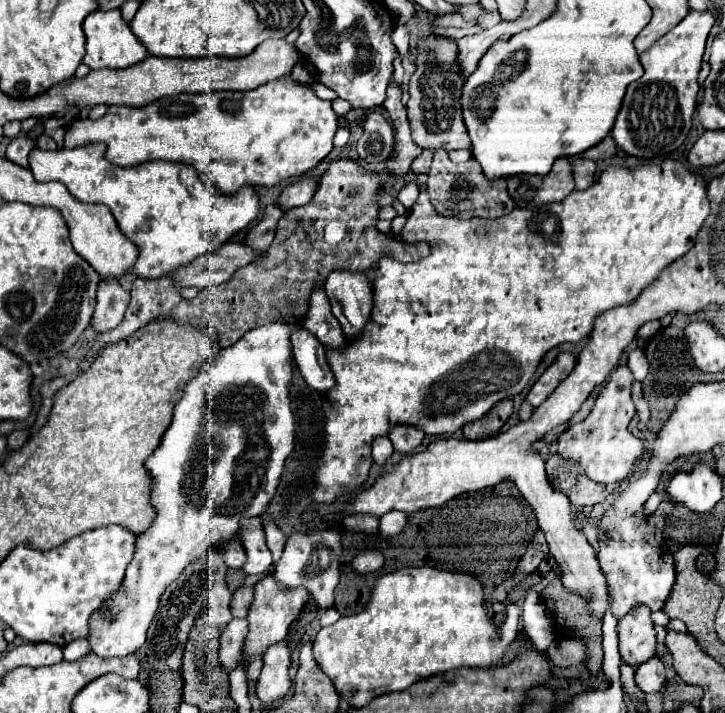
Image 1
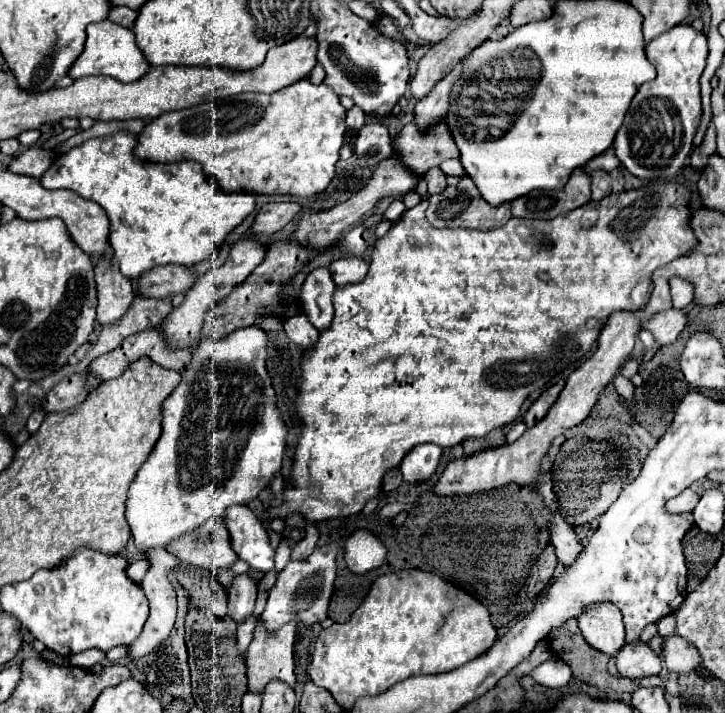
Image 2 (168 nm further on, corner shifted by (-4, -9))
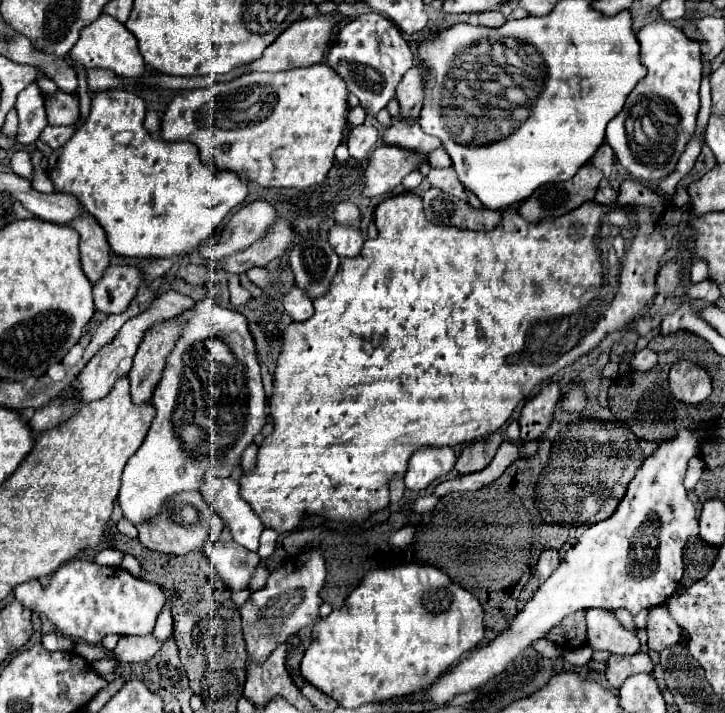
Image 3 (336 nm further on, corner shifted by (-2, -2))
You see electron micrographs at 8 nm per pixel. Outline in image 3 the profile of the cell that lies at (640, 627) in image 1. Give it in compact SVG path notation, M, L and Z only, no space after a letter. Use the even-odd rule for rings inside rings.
M636 652L636 656L610 656L606 664L606 678L612 688L620 688L628 676L652 674L654 662L648 652Z

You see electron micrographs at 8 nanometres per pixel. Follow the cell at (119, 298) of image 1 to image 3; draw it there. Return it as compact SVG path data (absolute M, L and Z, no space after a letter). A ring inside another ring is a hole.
M84 214L80 220L72 220L70 226L80 234L80 260L84 274L92 284L96 284L96 280L100 280L108 270L112 258L106 232L90 214Z

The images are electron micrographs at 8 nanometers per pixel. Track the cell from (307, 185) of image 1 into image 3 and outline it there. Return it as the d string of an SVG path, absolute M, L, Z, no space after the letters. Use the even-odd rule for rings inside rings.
M256 200L242 206L222 230L222 238L214 246L204 246L202 254L210 260L220 260L250 248L254 242L262 240L276 220L276 208L266 200Z

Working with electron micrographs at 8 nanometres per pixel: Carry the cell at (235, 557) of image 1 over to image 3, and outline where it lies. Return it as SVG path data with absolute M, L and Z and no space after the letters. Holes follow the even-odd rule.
M184 492L184 494L174 496L154 522L140 524L138 526L138 532L140 532L138 538L150 550L186 556L186 554L192 554L192 552L204 552L204 544L218 538L222 534L222 528L224 528L222 518L202 500L200 492ZM186 510L192 516L186 514Z

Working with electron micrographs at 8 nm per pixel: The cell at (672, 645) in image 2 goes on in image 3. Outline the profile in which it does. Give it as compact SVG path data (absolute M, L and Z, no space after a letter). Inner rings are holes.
M656 606L650 610L648 618L648 648L662 652L666 648L674 648L682 638L682 628L668 616L666 606Z

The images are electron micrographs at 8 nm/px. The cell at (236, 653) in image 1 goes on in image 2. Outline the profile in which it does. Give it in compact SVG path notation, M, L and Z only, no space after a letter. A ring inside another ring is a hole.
M248 573L236 575L228 587L228 611L236 623L242 623L246 615L254 611L256 583Z

